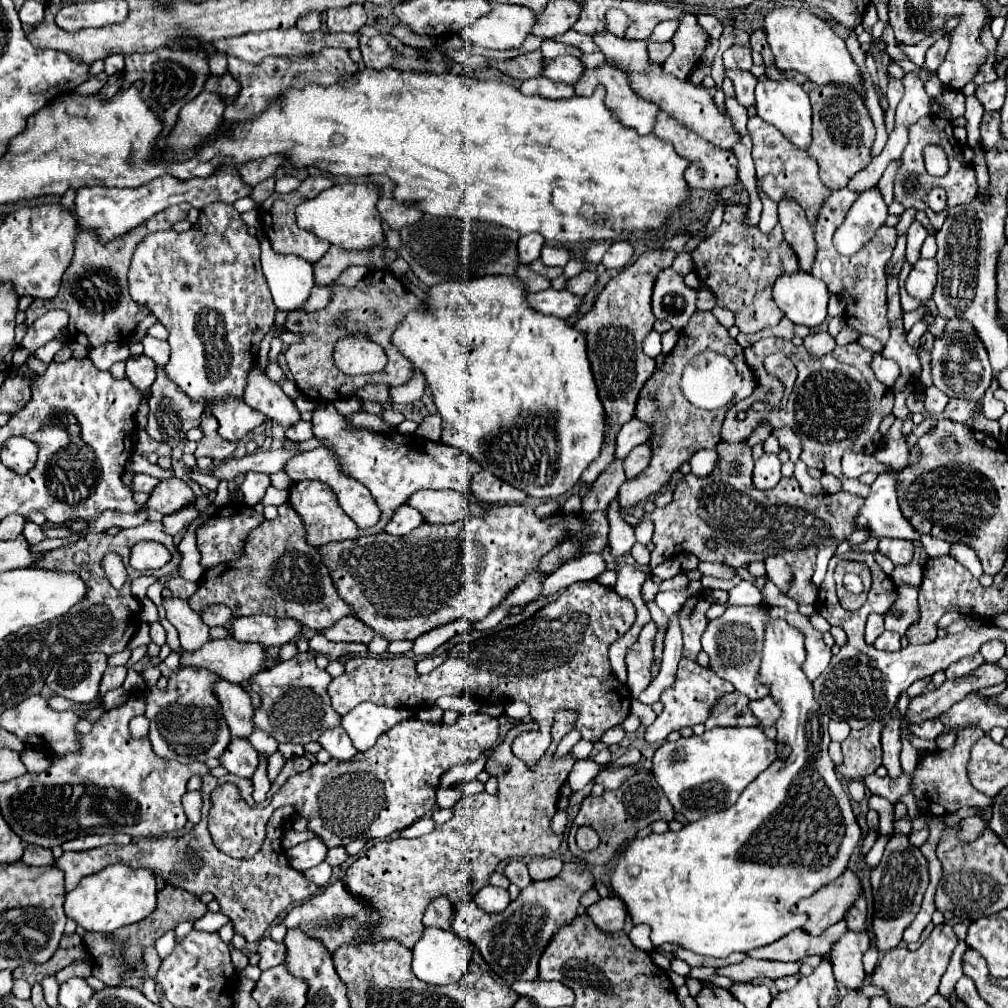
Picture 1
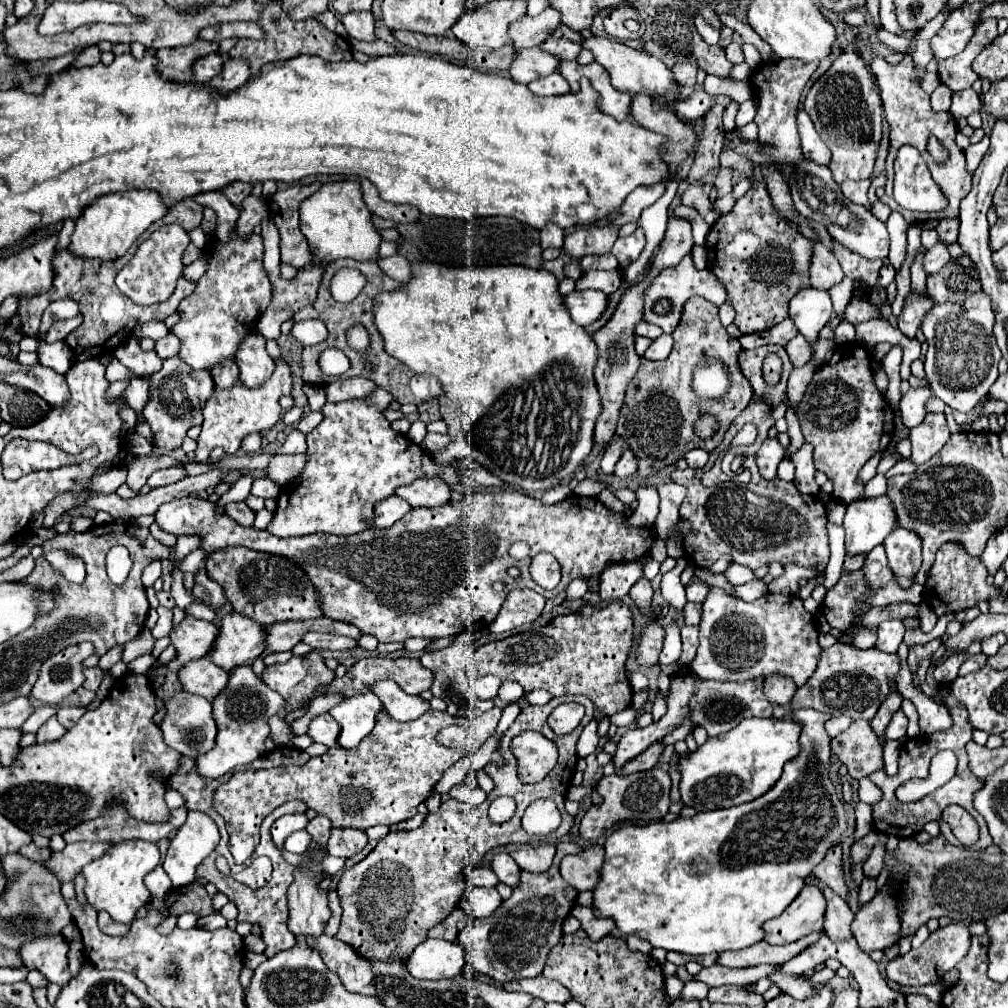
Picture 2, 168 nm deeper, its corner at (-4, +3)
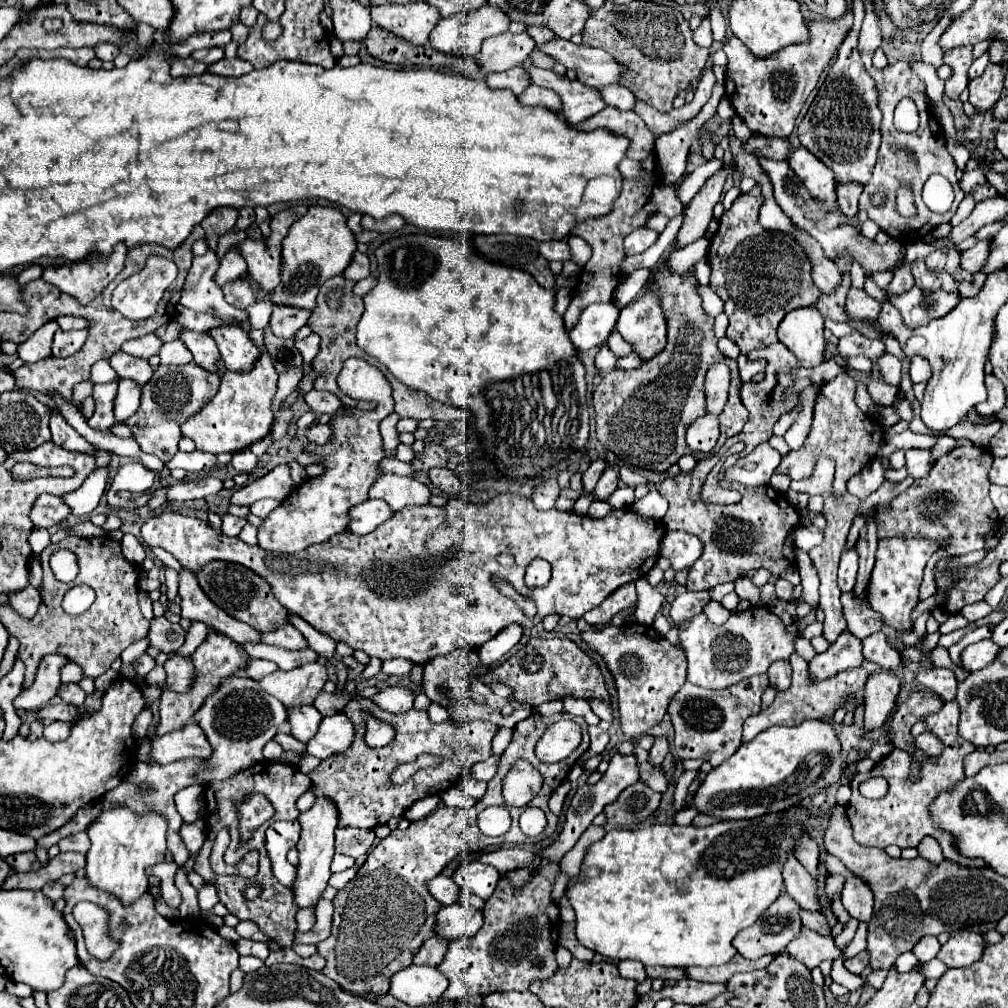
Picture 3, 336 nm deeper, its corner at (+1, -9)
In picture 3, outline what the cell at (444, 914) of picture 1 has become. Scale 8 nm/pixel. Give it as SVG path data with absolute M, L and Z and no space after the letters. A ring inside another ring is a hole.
M437 935L427 939L427 943L423 943L423 947L415 953L413 963L417 963L417 965L439 965L447 953L447 945L449 945L449 939L443 939Z

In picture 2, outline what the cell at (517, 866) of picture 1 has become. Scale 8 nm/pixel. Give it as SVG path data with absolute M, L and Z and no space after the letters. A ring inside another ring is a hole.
M508 853L494 855L492 861L490 861L490 869L494 871L494 875L502 883L506 883L510 887L514 887L518 883L518 879L520 879L520 867L516 865L516 861L512 861L512 857Z

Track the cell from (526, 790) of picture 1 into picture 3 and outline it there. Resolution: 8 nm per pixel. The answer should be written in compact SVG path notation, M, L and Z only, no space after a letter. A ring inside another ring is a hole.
M557 713L553 717L541 717L531 715L523 721L519 721L513 727L513 739L505 753L499 759L497 775L489 781L487 793L477 805L473 805L467 811L457 811L449 807L439 807L435 813L421 821L413 821L409 829L405 831L393 831L387 839L379 841L379 845L367 855L367 861L357 871L357 875L341 889L335 899L335 915L333 915L333 931L331 937L317 945L317 951L321 957L325 957L327 965L323 973L337 981L345 991L351 991L353 995L363 995L367 991L373 993L387 993L391 985L391 977L401 971L403 967L413 963L415 953L419 947L433 937L435 923L437 923L437 911L443 907L427 889L427 881L441 875L441 871L461 853L471 855L475 851L481 851L489 845L503 845L503 843L525 843L525 835L519 829L519 815L521 807L511 807L511 829L501 837L485 837L477 827L477 815L487 809L487 805L505 805L501 795L501 781L505 777L505 771L517 761L517 759L535 759L535 767L543 775L543 789L533 799L533 807L539 807L545 811L547 821L551 825L551 835L557 831L557 815L553 815L547 807L553 791L565 781L575 761L581 757L581 753L589 747L589 733L587 723L583 717L575 717L571 713ZM561 719L571 719L581 725L583 729L583 741L581 745L563 761L559 763L543 763L535 755L535 743L543 735L543 731Z

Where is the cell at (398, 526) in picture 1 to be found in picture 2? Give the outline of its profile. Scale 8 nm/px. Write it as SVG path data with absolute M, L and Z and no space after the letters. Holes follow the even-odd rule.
M390 495L388 499L382 499L380 503L376 503L376 519L374 525L380 529L392 527L398 519L402 519L412 507L400 499L398 495Z

